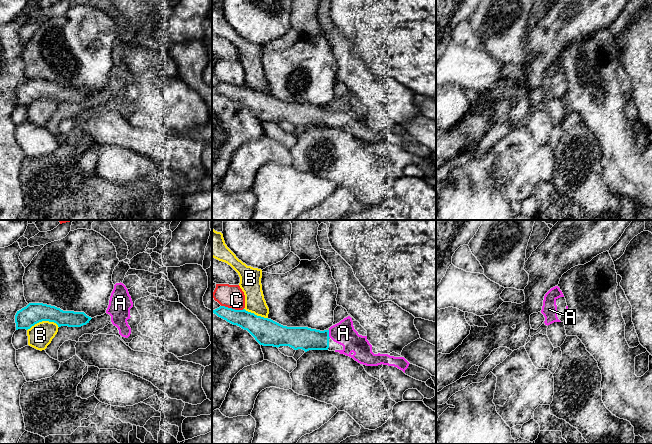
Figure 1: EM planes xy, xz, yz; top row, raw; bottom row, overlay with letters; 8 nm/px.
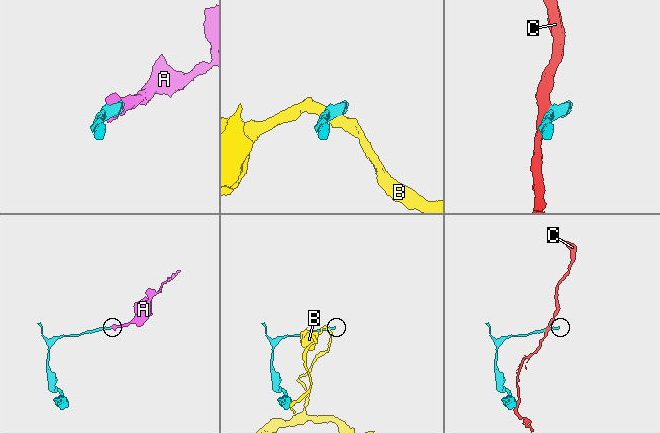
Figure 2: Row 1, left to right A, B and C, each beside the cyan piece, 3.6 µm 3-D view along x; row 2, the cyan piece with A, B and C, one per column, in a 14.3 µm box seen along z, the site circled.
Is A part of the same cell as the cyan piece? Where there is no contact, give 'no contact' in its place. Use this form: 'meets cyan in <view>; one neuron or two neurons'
meets cyan in xz; one neuron

